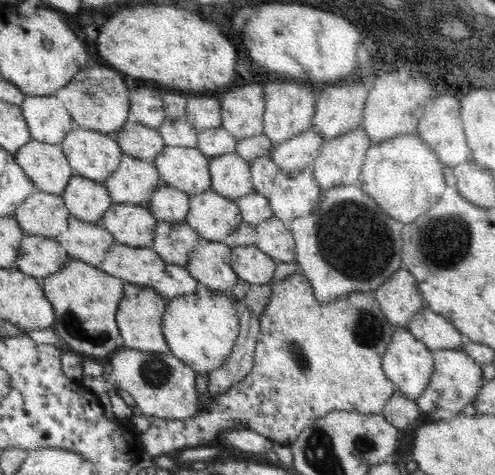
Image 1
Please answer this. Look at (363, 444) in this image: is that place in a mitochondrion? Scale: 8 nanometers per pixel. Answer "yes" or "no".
yes

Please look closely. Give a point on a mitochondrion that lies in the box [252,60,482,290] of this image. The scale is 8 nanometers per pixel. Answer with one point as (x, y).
(354, 238)

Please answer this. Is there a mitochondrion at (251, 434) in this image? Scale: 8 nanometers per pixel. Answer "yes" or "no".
no

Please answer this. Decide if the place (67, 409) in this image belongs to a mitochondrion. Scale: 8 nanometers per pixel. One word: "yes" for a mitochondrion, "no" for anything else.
no

